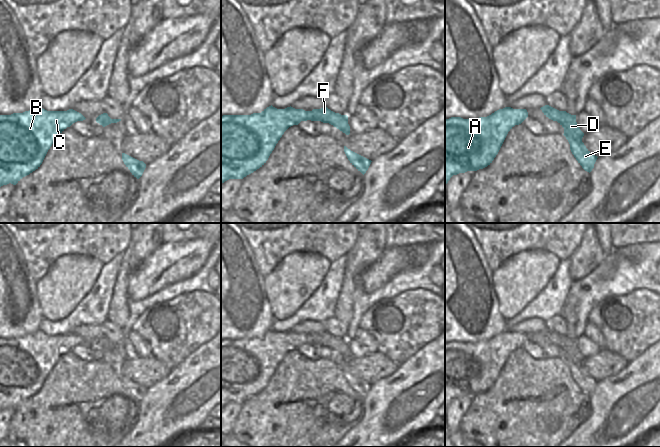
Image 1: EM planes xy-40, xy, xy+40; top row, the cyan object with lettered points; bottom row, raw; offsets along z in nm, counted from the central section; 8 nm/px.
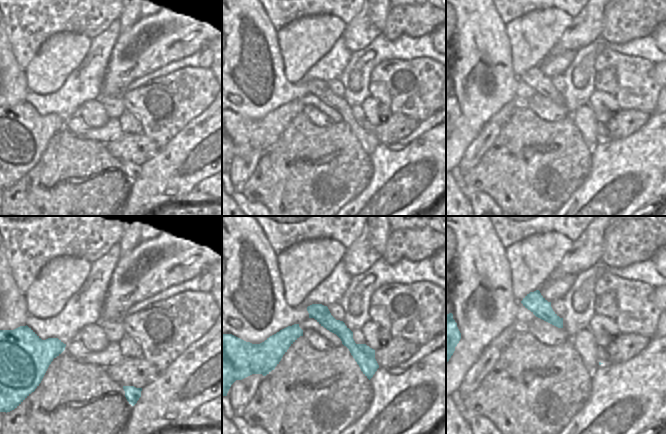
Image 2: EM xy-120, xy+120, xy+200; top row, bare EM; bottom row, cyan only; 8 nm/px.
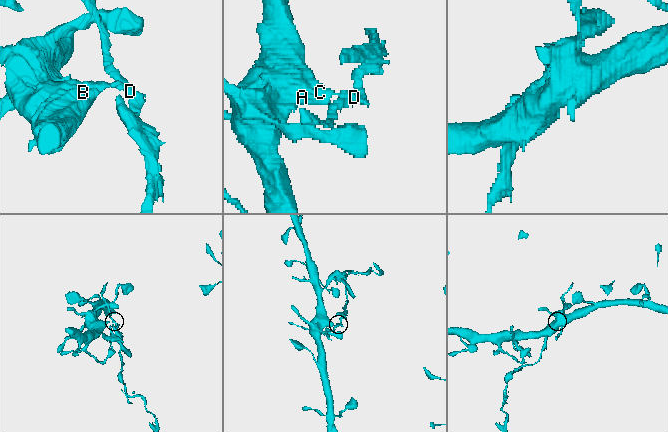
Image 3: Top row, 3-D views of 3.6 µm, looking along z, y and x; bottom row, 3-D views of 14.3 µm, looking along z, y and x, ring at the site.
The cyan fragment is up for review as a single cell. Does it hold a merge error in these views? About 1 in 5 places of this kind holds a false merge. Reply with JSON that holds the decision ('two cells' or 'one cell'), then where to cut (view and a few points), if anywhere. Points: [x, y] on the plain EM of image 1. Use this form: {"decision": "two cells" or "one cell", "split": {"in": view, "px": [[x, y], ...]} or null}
{"decision": "two cells", "split": {"in": "xy", "px": [[312, 334], [314, 344]]}}

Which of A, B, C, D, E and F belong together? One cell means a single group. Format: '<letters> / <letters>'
A B C / D E F

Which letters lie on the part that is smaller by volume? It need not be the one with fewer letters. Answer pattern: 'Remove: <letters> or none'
Remove: D, E, F

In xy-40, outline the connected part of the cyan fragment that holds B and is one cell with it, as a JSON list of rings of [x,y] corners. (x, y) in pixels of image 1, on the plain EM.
[[[41,331],[23,337],[0,339],[0,411],[9,407],[16,409],[23,401],[38,393],[56,362],[73,347],[85,343],[81,337],[73,333],[47,335]]]

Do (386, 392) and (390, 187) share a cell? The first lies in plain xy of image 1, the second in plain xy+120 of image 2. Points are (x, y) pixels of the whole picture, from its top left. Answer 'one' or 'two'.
one

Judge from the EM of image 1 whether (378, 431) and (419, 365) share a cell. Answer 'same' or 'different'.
same

